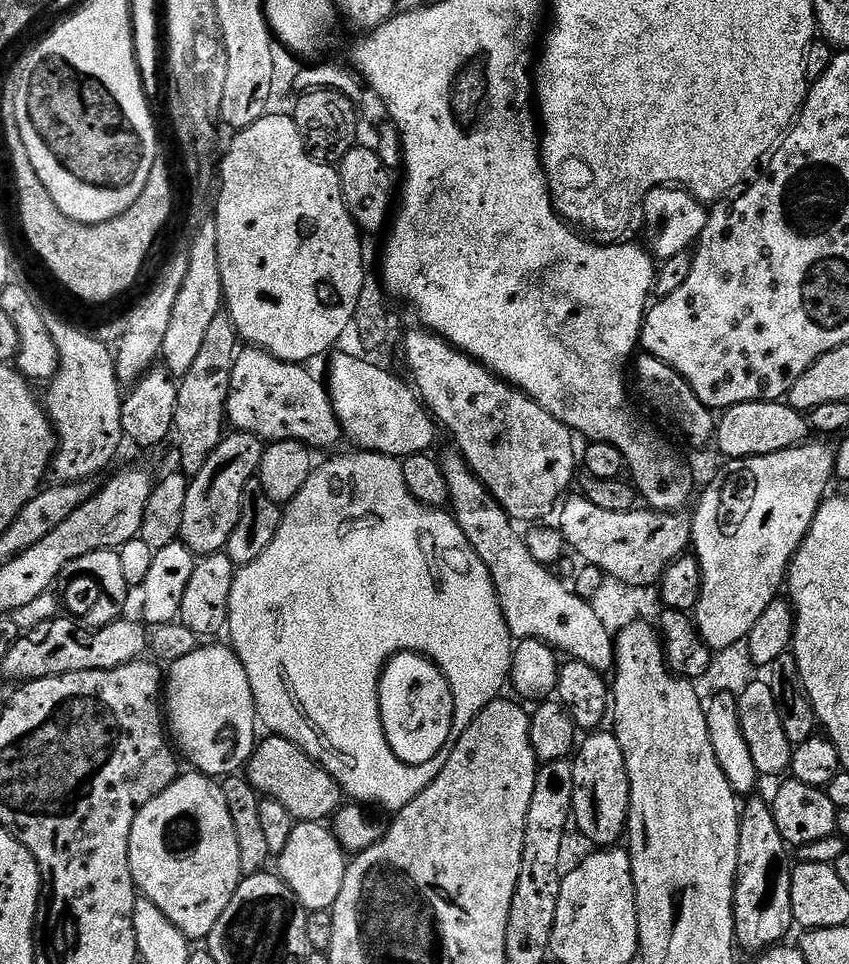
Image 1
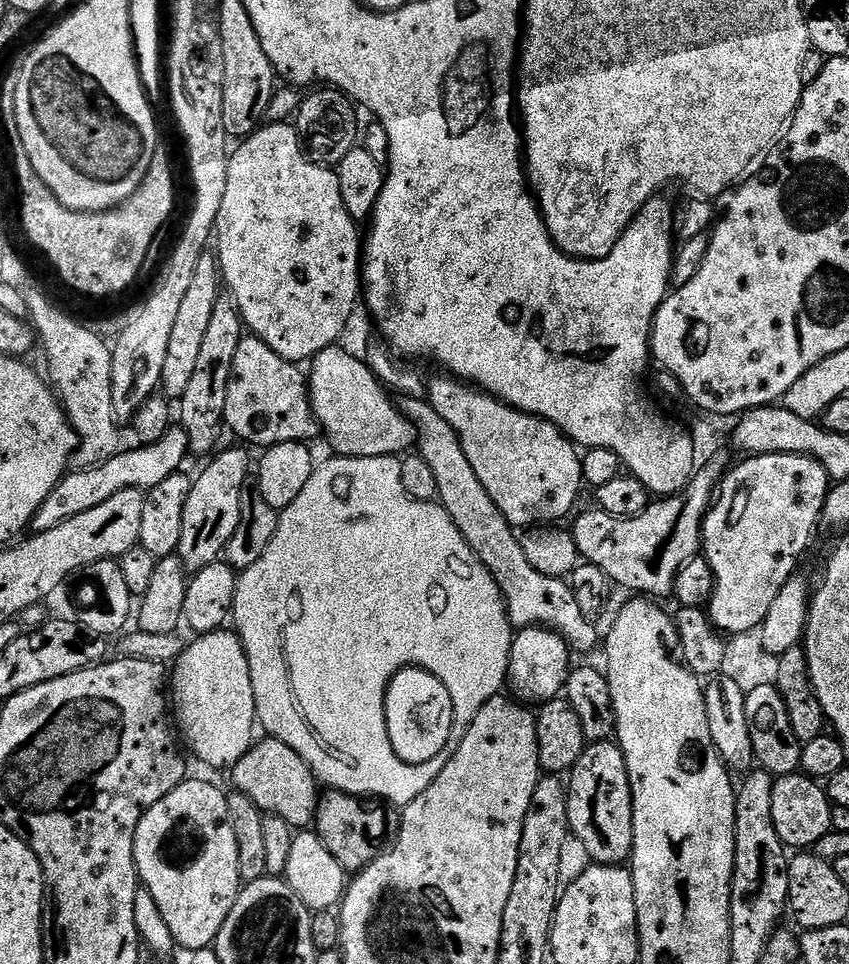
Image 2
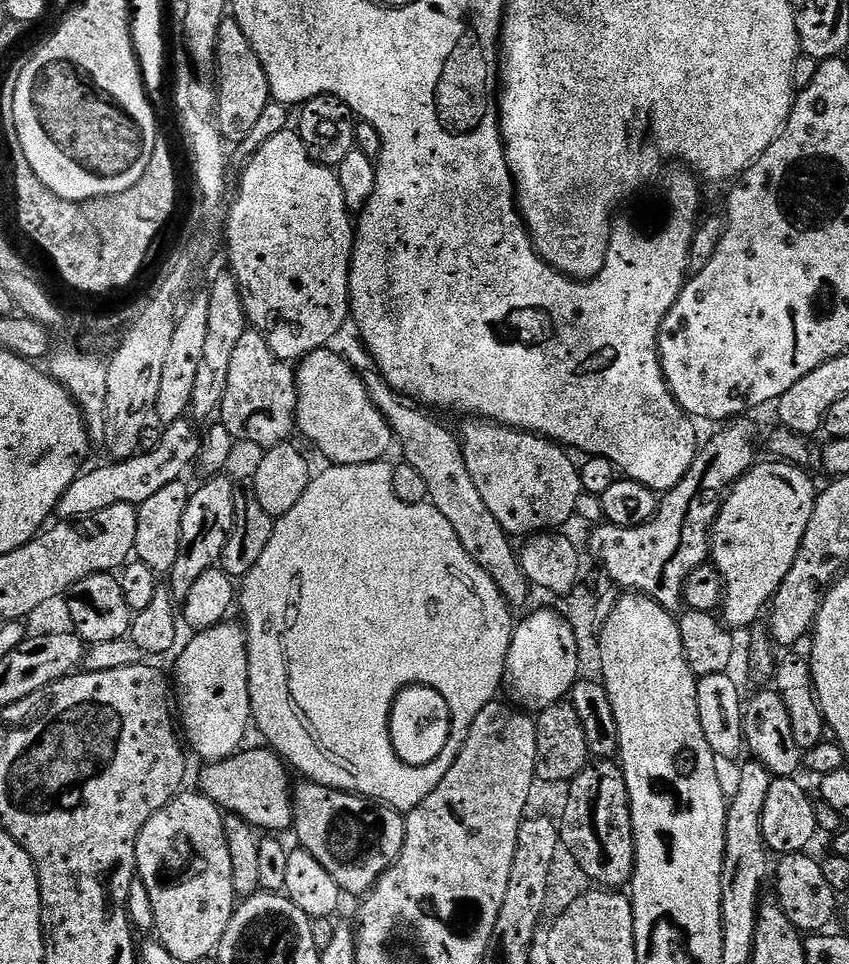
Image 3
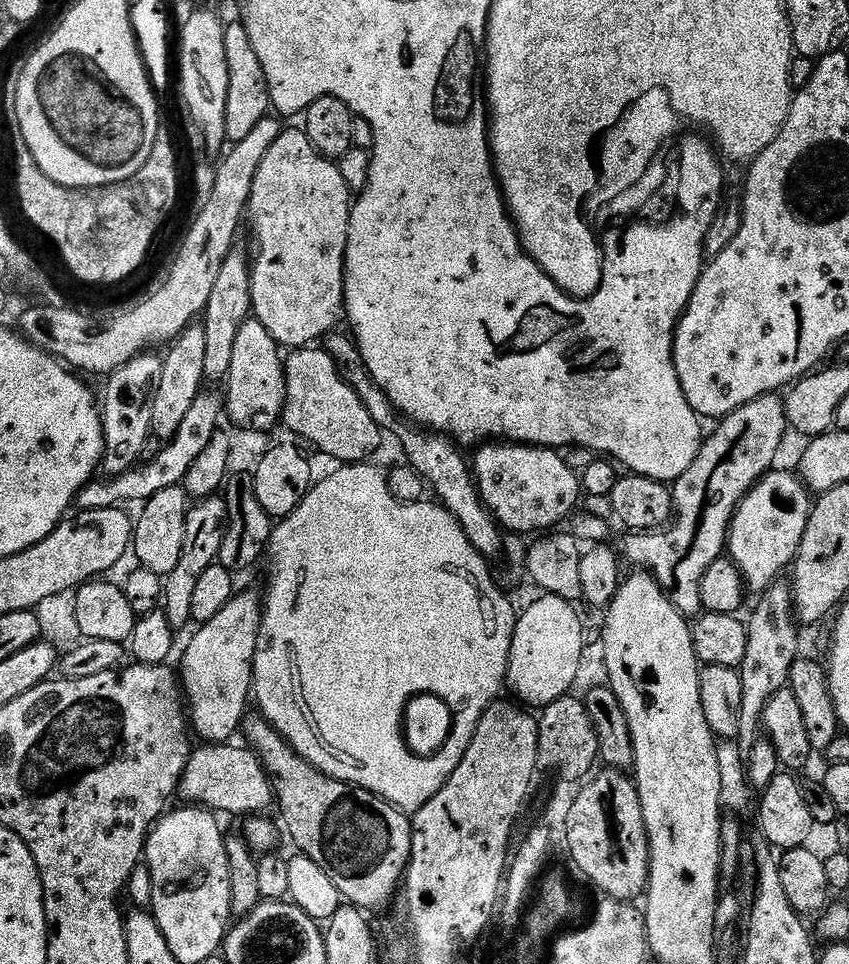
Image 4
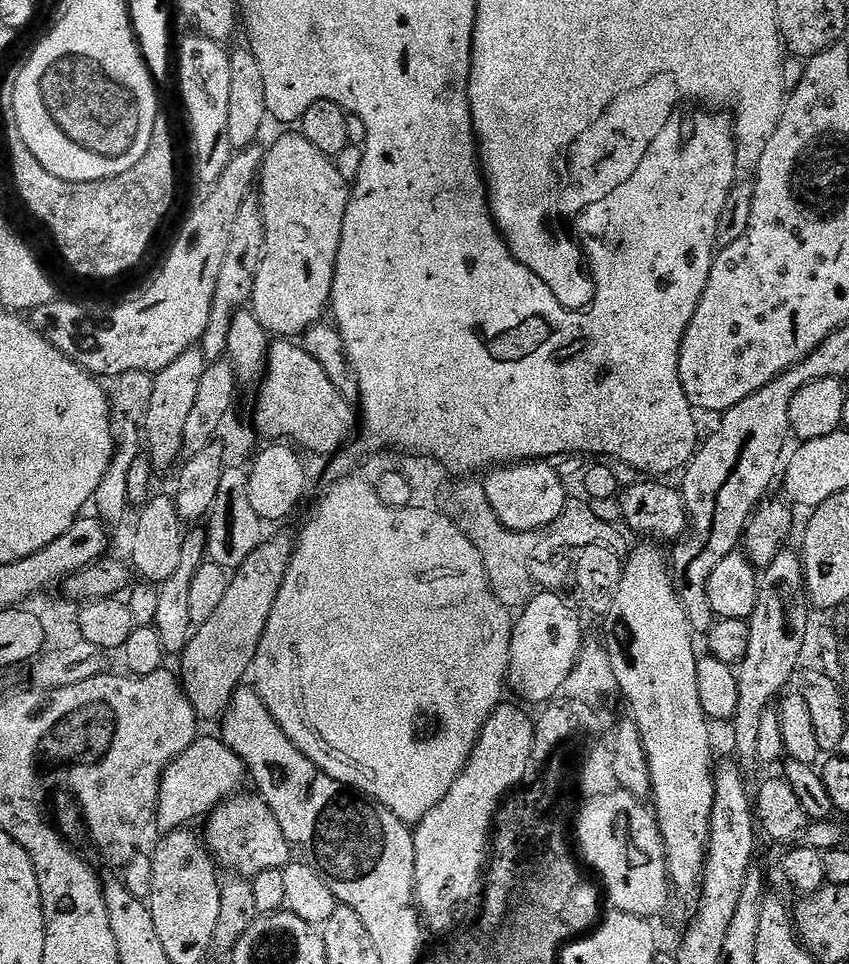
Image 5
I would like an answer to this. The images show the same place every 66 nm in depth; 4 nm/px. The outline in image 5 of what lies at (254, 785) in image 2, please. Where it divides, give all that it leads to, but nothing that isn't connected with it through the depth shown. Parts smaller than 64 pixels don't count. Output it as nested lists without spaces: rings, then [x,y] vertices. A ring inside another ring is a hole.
[[[201,735],[190,747],[182,750],[182,754],[178,754],[178,758],[170,762],[170,766],[164,771],[164,776],[160,779],[160,797],[154,821],[155,827],[161,828],[161,833],[187,829],[199,816],[200,819],[207,817],[222,801],[237,795],[243,789],[240,787],[243,786],[244,780],[246,784],[246,769],[242,758],[238,758],[238,754],[234,754],[234,750],[230,750],[230,746],[226,746],[223,740],[212,736]]]

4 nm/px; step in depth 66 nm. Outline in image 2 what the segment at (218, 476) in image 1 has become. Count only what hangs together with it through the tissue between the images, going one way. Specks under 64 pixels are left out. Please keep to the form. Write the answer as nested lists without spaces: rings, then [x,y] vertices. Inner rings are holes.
[[[233,446],[217,451],[201,470],[200,477],[197,475],[192,481],[190,498],[186,498],[186,510],[182,514],[182,538],[178,553],[185,572],[189,574],[217,563],[223,557],[230,538],[234,538],[234,530],[238,530],[238,514],[242,510],[240,495],[244,483],[250,479],[248,456],[243,450],[243,447]]]

